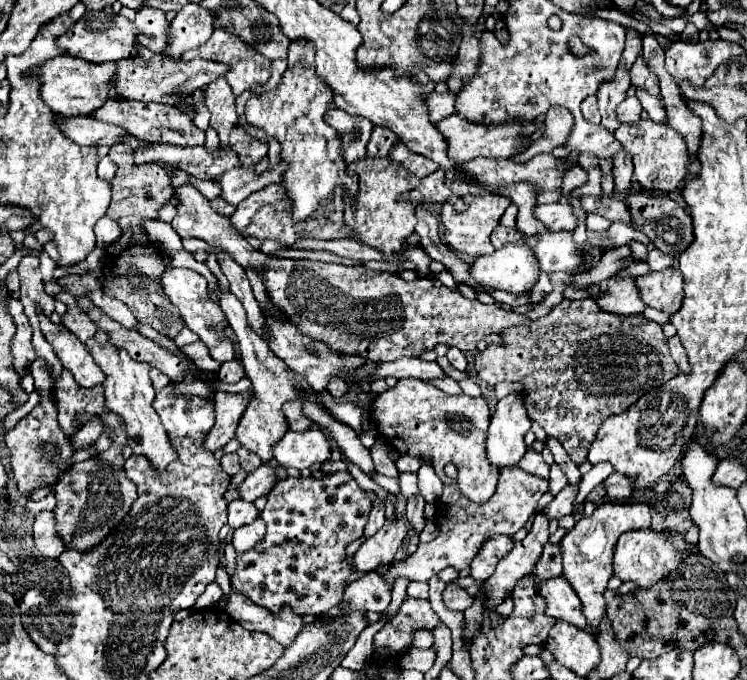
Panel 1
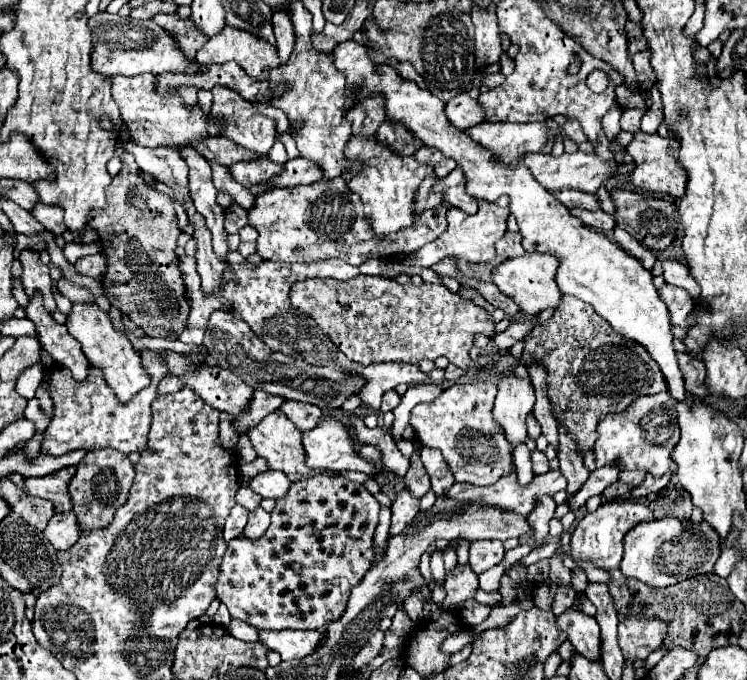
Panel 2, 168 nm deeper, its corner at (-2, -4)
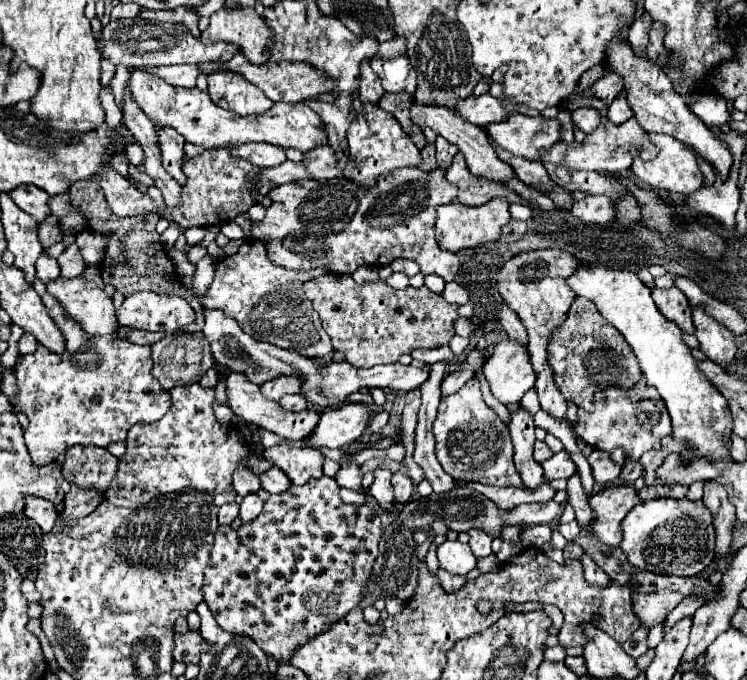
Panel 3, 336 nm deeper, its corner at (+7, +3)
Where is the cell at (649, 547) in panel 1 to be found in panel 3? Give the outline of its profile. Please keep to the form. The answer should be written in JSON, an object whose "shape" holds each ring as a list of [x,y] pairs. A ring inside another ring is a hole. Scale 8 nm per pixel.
{"shape":[[[657,498],[637,504],[623,520],[621,550],[631,566],[665,576],[697,576],[715,558],[715,530],[709,508],[687,498]]]}

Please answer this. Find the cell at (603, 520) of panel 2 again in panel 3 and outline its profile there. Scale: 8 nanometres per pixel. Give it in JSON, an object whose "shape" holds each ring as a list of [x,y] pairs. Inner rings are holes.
{"shape":[[[611,486],[589,498],[589,506],[593,510],[593,522],[589,526],[589,534],[599,538],[599,542],[607,546],[619,546],[621,542],[621,520],[627,512],[641,504],[637,492],[631,486]]]}

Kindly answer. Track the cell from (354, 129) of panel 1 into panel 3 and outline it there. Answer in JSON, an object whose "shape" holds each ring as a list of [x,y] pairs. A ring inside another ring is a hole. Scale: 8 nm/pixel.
{"shape":[[[365,60],[361,64],[361,74],[359,74],[359,100],[363,104],[377,104],[379,98],[381,98],[381,92],[383,92],[383,86],[381,86],[381,80],[379,76],[371,70],[369,66],[369,60]]]}

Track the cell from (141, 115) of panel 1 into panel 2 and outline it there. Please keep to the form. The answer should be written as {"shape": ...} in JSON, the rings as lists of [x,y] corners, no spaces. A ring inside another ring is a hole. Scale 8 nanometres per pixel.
{"shape":[[[208,137],[206,141],[196,141],[192,145],[208,161],[216,161],[216,163],[220,163],[224,167],[230,167],[230,165],[234,165],[238,161],[254,161],[254,159],[260,157],[260,155],[240,147],[238,143],[234,143],[234,141],[226,139],[226,137]]]}

